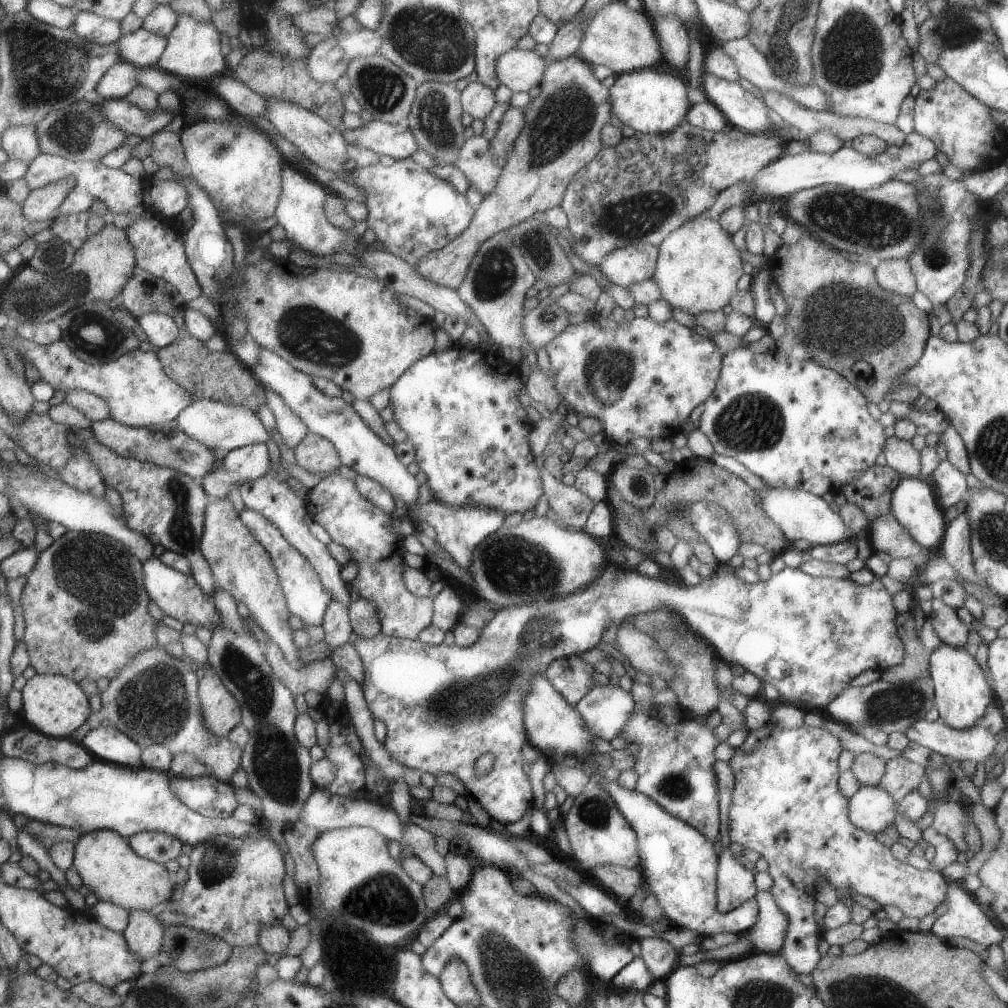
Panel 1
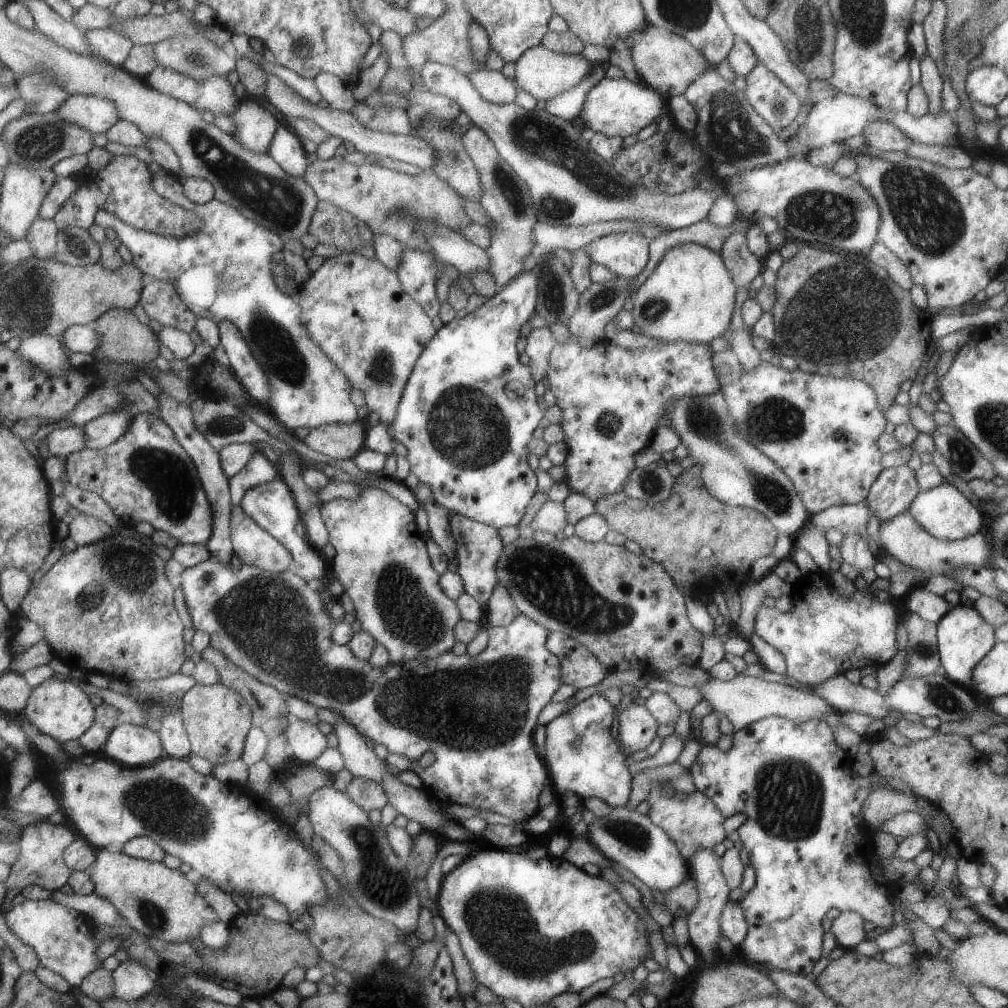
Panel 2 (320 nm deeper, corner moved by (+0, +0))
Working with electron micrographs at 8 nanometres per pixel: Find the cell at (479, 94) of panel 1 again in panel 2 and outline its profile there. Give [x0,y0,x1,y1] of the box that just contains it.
[467,69,517,104]

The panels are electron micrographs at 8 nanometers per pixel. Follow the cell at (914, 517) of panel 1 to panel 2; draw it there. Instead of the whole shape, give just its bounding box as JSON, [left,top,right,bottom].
[907,482,983,541]

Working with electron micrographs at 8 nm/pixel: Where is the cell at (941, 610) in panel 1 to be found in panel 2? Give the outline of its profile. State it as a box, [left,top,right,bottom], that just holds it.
[905,586,951,624]

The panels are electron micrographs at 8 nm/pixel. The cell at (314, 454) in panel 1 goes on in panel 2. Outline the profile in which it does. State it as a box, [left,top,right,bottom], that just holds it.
[304,421,368,460]

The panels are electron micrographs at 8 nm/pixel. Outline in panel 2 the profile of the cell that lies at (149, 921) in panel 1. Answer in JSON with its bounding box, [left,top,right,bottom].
[113,958,157,1005]

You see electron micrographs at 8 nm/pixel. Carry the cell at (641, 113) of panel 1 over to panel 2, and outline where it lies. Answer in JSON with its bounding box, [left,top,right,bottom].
[578,77,663,138]

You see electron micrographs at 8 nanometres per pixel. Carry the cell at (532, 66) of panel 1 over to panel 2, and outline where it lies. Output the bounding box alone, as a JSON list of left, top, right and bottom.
[514,44,595,103]

